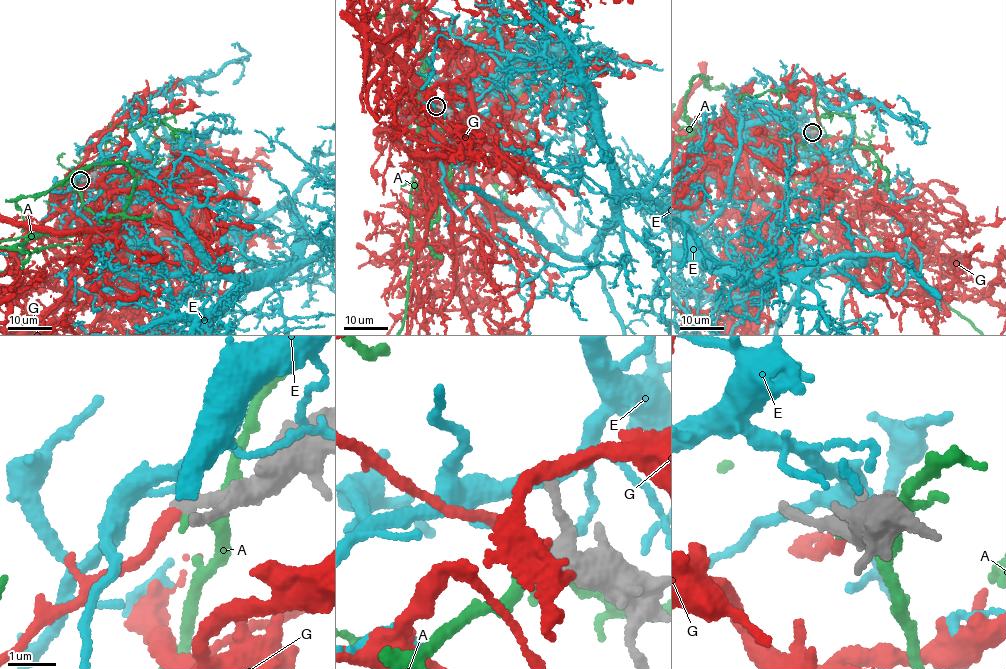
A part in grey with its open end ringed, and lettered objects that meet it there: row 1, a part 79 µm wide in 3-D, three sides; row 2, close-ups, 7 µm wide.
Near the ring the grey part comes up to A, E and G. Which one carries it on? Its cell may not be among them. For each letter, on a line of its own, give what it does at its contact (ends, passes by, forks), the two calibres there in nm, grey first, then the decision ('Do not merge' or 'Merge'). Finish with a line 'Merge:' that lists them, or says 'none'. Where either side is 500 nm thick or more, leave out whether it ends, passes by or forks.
A: It ends there. Thickness 320 nm (grey) against 140 nm. Do not merge
E: It ends there. Thickness 340 nm (grey) against 140 nm. Do not merge
G: It ends there. Thickness 300 nm (grey) against 200 nm. Merge
Merge: G

